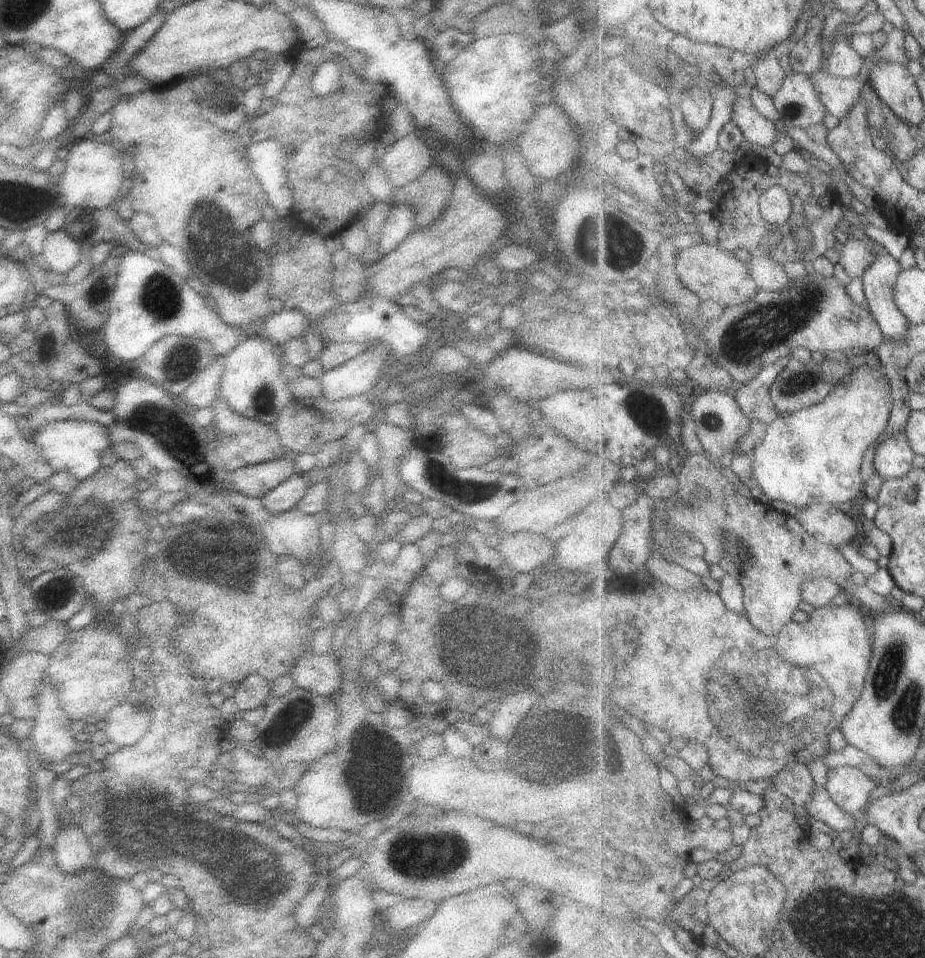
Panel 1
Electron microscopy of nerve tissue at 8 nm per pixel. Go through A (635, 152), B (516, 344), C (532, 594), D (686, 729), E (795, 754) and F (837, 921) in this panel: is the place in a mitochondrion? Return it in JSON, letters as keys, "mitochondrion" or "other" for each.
{"A":"other","B":"other","C":"other","D":"other","E":"other","F":"mitochondrion"}

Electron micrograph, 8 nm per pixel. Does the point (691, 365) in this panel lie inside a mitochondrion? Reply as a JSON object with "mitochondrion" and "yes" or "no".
{"mitochondrion":"no"}

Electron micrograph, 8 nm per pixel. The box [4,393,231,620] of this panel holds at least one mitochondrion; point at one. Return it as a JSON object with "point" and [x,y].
{"point":[81,529]}

